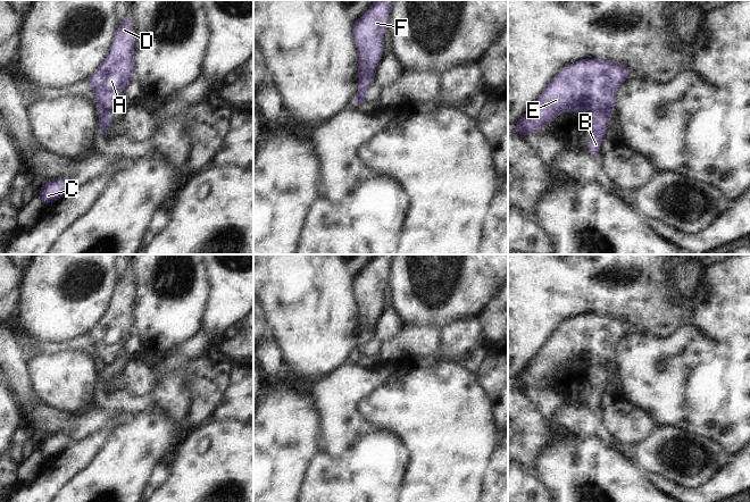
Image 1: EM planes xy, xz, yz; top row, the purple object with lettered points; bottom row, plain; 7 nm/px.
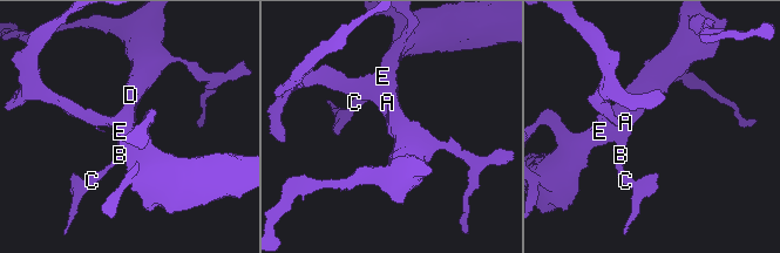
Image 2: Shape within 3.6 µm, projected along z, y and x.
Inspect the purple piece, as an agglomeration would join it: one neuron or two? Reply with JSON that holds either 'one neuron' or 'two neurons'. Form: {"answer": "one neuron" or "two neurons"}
{"answer": "two neurons"}

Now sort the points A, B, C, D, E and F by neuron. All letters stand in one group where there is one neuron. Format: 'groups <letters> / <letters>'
groups A D E F / B C

